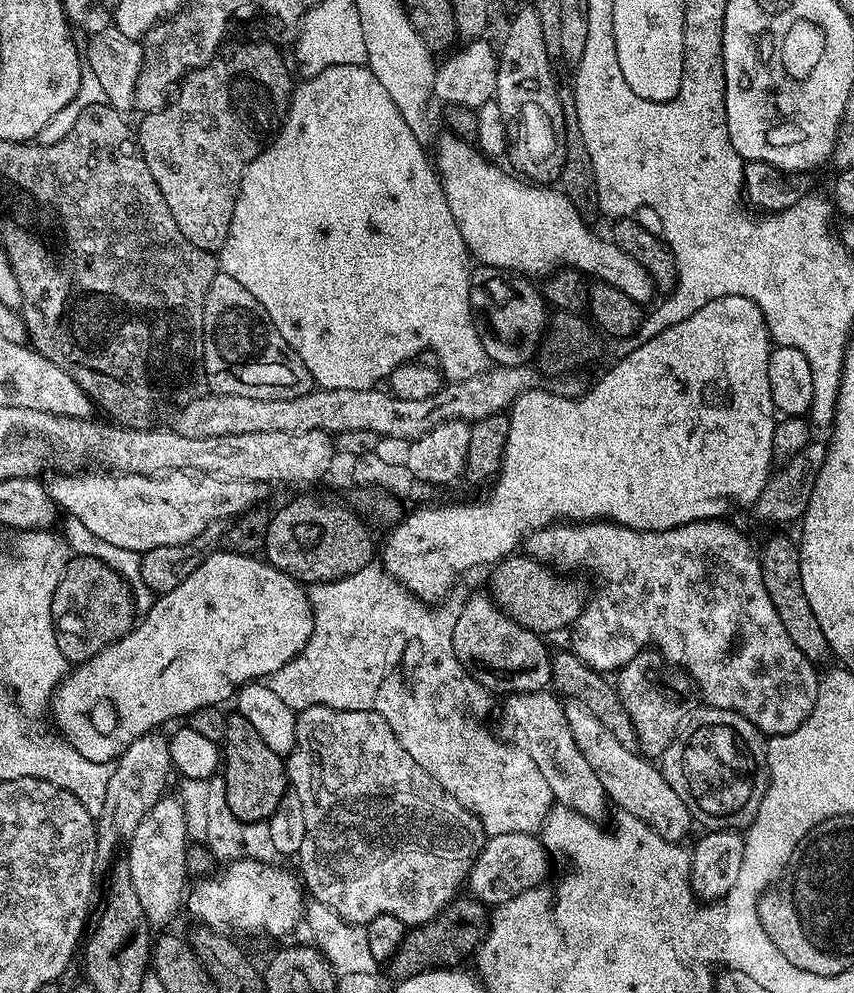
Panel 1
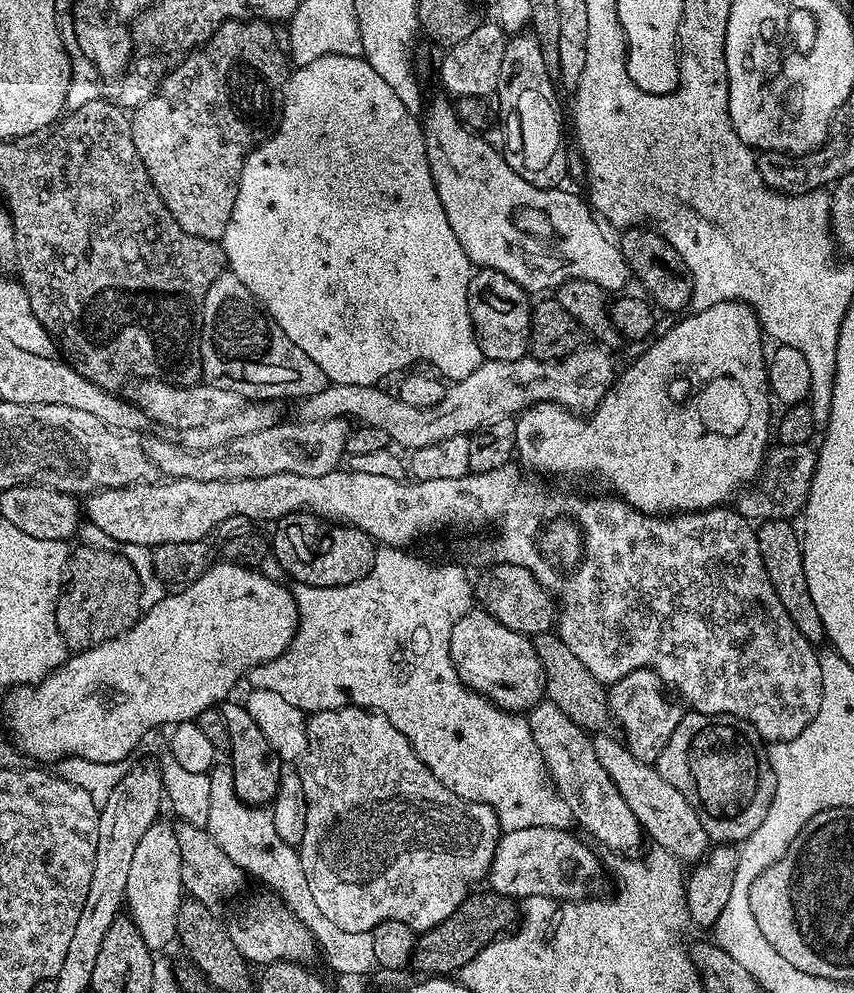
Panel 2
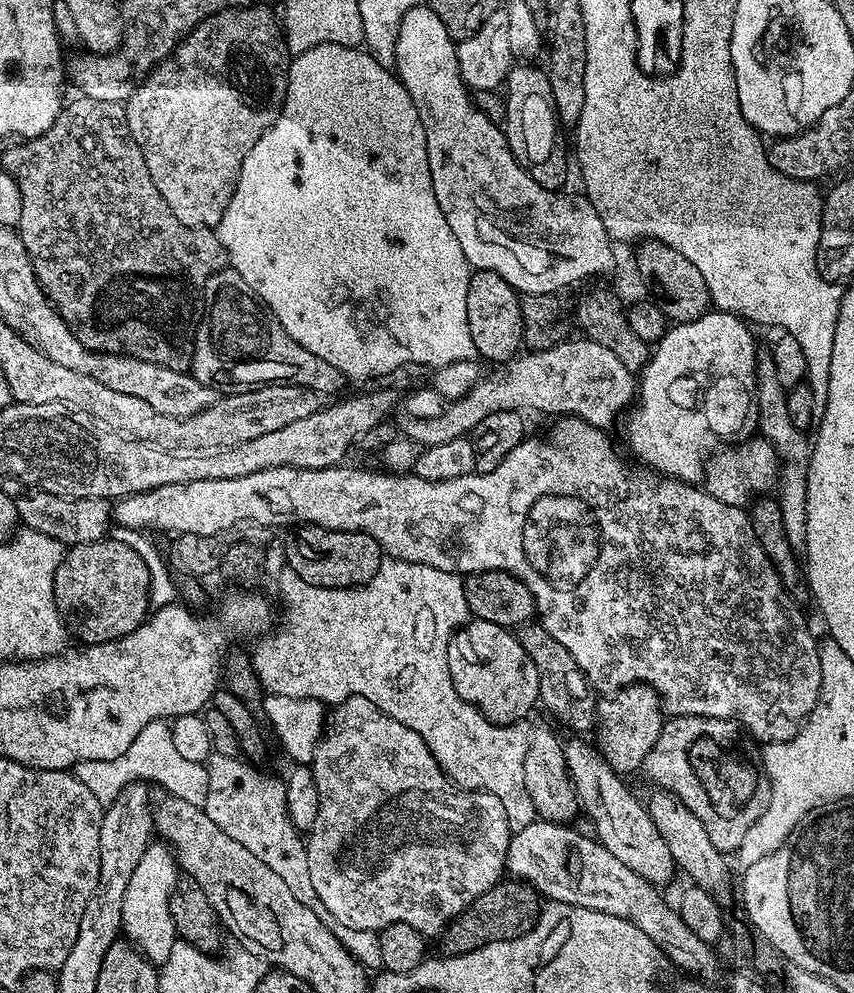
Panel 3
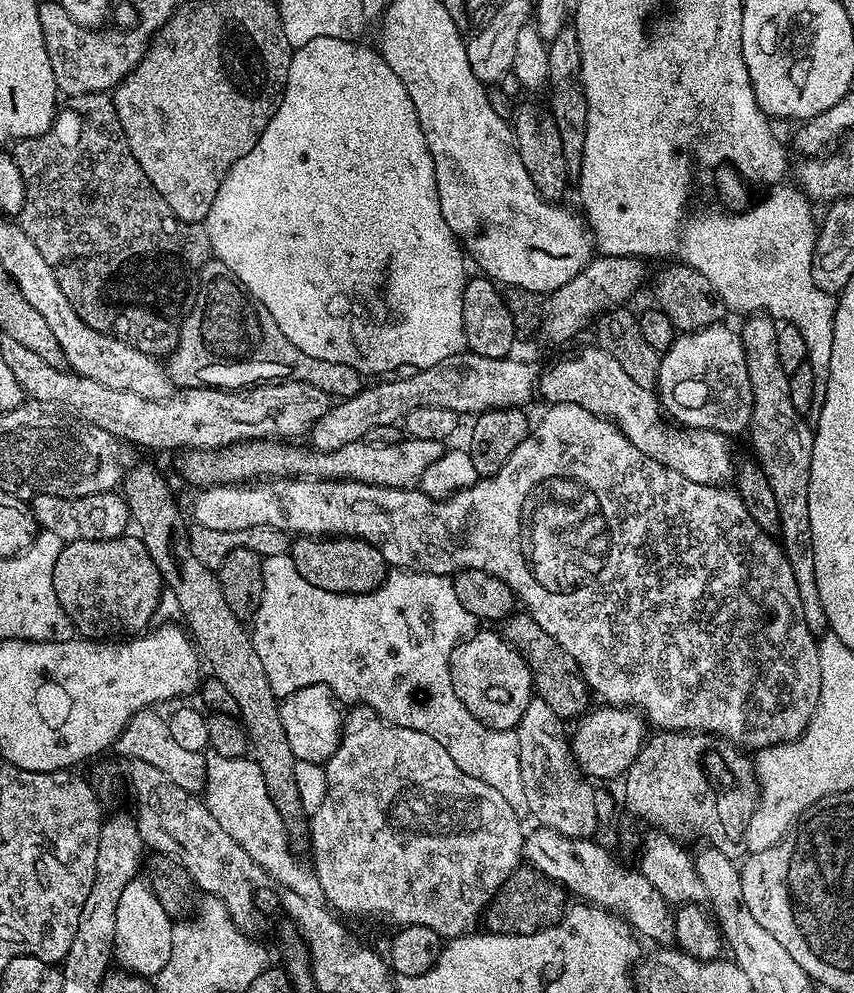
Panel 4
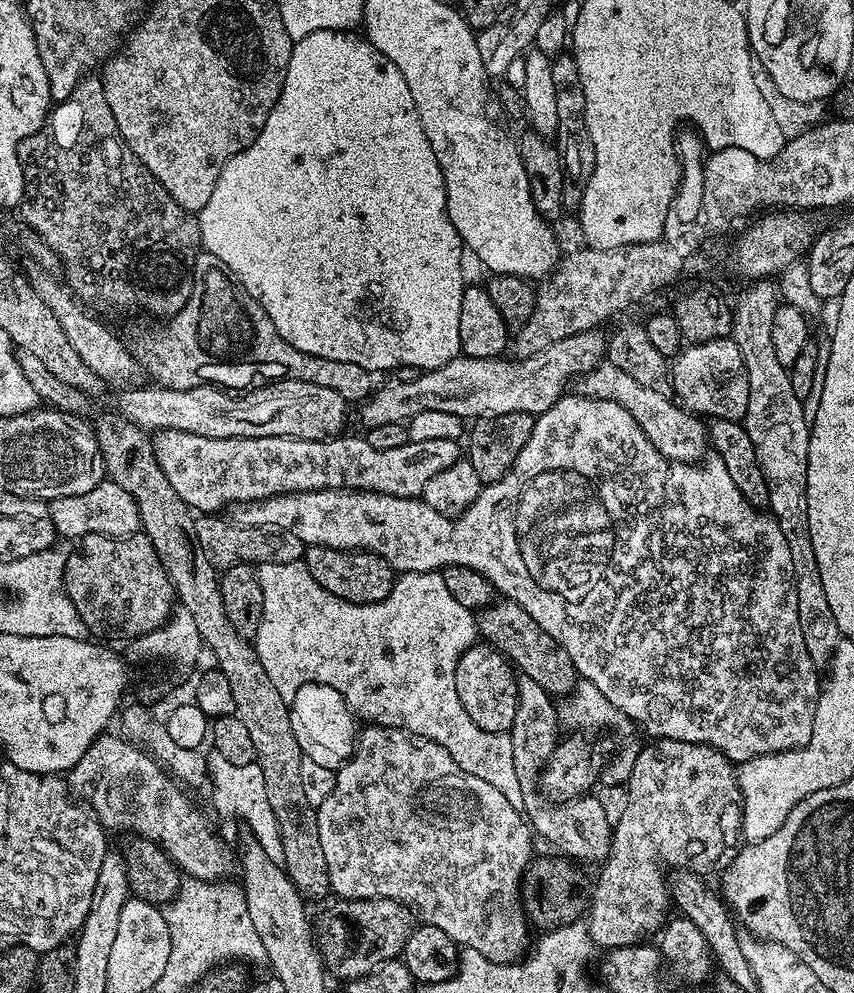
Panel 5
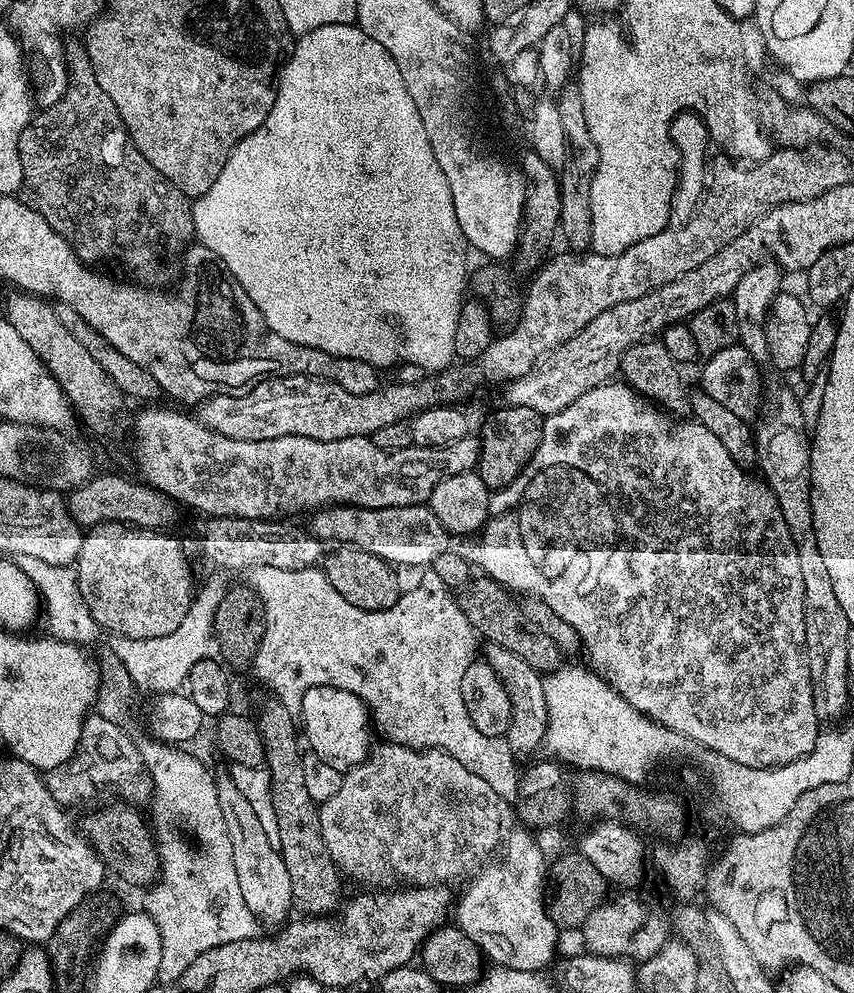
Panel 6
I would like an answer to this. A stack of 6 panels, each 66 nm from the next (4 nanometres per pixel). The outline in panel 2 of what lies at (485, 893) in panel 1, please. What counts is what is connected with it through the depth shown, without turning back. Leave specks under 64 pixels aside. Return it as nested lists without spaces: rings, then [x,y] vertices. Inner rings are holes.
[[[531,827],[501,835],[486,877],[489,889],[513,898],[550,897],[561,902],[583,899],[590,882],[600,872],[593,850],[567,829]]]

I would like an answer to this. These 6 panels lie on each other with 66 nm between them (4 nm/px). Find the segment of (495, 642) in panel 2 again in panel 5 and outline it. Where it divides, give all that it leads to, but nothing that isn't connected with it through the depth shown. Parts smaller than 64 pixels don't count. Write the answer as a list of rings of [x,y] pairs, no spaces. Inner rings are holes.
[[[477,642],[467,648],[458,658],[458,666],[454,670],[454,686],[458,690],[458,698],[462,698],[462,706],[466,706],[466,714],[474,721],[474,726],[482,726],[487,732],[507,732],[514,722],[514,714],[518,710],[518,694],[516,693],[517,677],[508,659],[496,648]]]

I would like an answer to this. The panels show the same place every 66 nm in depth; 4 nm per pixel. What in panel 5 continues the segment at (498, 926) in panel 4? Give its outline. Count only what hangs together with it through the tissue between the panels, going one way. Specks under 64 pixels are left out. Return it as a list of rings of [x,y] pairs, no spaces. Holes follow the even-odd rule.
[[[533,858],[520,879],[520,906],[533,929],[551,930],[577,923],[590,904],[590,880],[579,872],[575,863],[564,858]]]

